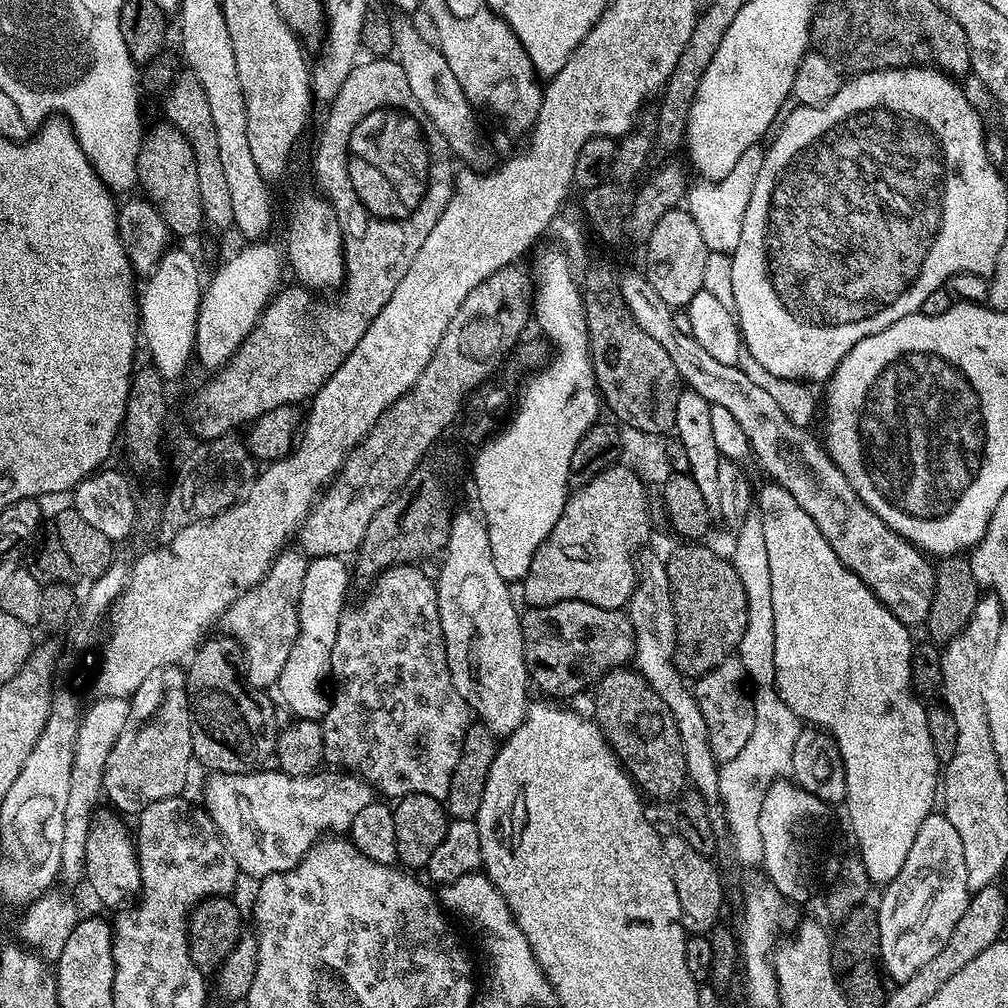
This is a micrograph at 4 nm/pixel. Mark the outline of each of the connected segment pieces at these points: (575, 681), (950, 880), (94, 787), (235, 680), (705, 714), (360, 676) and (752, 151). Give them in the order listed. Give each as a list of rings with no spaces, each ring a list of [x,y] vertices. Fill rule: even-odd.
[[[581,600],[554,602],[550,606],[528,608],[520,616],[520,629],[524,639],[524,661],[528,664],[531,683],[541,688],[548,698],[576,696],[596,686],[609,671],[625,667],[636,655],[636,635],[627,611],[619,608],[603,608]]]
[[[933,814],[922,822],[922,830],[918,830],[918,838],[914,838],[914,846],[910,846],[910,854],[906,854],[902,870],[898,870],[898,878],[883,885],[881,892],[884,893],[880,896],[876,917],[880,927],[880,960],[887,979],[901,982],[914,977],[930,958],[934,958],[950,942],[958,920],[968,908],[970,889],[966,878],[966,858],[962,855],[962,838],[958,838],[958,830],[950,826],[944,815]]]
[[[105,696],[97,699],[92,709],[85,711],[76,725],[76,749],[74,750],[74,766],[70,774],[70,800],[66,806],[66,830],[69,834],[86,834],[90,830],[96,803],[102,800],[104,787],[104,771],[106,758],[112,749],[112,743],[122,734],[122,726],[126,726],[128,717],[128,700],[119,696]]]
[[[219,635],[213,640],[205,639],[186,664],[188,708],[192,711],[192,755],[197,765],[205,764],[212,772],[254,772],[263,769],[267,765],[264,763],[271,761],[276,751],[276,708],[265,689],[249,684],[241,644],[233,636]]]
[[[739,655],[727,656],[714,670],[699,677],[694,684],[694,695],[702,710],[702,718],[706,718],[706,726],[710,732],[710,750],[719,765],[730,762],[746,746],[746,738],[754,730],[754,706],[752,696],[746,687],[746,673]]]
[[[396,564],[393,568],[385,568],[379,576],[371,581],[368,593],[361,598],[360,604],[345,607],[338,622],[338,638],[334,638],[334,654],[332,655],[331,683],[336,683],[336,689],[331,689],[328,712],[322,721],[322,742],[324,743],[324,759],[337,769],[350,772],[372,785],[377,793],[391,798],[399,798],[406,794],[430,794],[442,802],[447,801],[450,790],[450,778],[454,774],[454,766],[458,766],[458,754],[462,750],[462,738],[470,723],[468,704],[458,694],[448,669],[446,646],[442,638],[442,622],[438,618],[438,594],[431,575],[423,572],[423,567],[416,564]]]
[[[750,147],[738,162],[734,162],[734,170],[721,180],[701,179],[696,182],[700,184],[693,183],[689,187],[686,207],[694,222],[698,222],[702,242],[706,242],[709,252],[731,254],[736,251],[738,238],[742,238],[742,218],[746,218],[746,206],[750,206],[750,194],[754,194],[754,182],[763,161],[764,152],[759,147]]]

